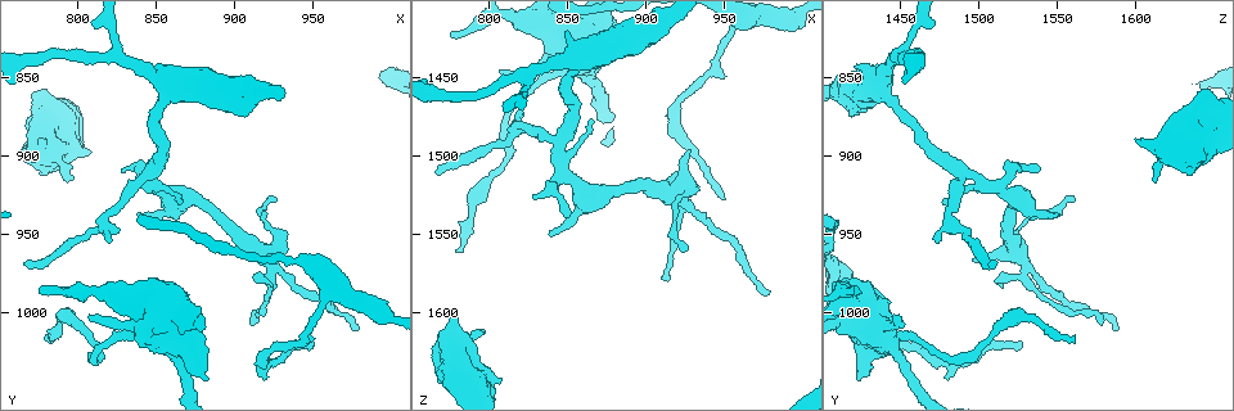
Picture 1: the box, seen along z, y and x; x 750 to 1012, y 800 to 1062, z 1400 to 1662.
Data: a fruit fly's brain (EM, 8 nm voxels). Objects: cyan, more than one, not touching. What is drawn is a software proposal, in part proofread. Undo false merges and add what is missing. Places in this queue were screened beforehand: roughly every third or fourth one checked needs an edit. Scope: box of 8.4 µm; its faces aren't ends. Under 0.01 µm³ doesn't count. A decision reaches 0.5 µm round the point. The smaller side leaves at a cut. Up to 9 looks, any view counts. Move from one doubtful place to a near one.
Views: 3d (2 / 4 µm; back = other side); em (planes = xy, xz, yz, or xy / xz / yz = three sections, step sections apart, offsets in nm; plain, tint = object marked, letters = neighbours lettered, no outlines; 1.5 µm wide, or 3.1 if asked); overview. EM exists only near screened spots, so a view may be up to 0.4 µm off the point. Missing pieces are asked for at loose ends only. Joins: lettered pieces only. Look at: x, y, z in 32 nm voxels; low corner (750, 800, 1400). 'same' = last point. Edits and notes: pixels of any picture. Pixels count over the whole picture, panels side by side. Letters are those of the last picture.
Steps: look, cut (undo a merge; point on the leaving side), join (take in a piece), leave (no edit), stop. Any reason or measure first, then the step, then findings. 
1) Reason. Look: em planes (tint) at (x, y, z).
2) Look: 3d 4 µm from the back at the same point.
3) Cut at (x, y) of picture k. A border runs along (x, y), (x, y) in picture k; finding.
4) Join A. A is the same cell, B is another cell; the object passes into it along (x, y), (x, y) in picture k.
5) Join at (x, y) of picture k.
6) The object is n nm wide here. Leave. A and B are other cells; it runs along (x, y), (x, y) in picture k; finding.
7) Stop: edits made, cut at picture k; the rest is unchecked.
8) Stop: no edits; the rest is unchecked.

An open end. Look: 3d 4 µm at (780, 890, 1600).

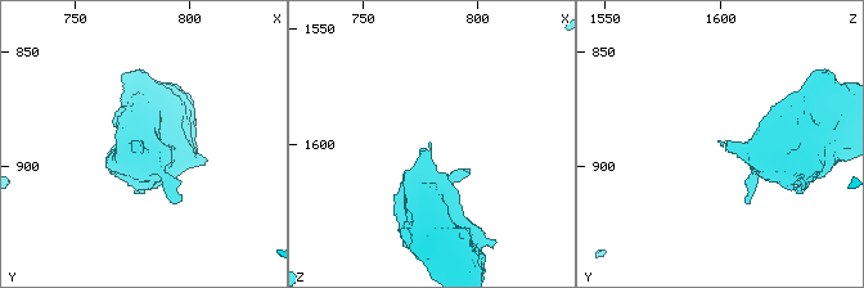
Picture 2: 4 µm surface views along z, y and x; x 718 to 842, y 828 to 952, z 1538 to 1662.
Look: em planes (letters) at (780, 889, 1601).

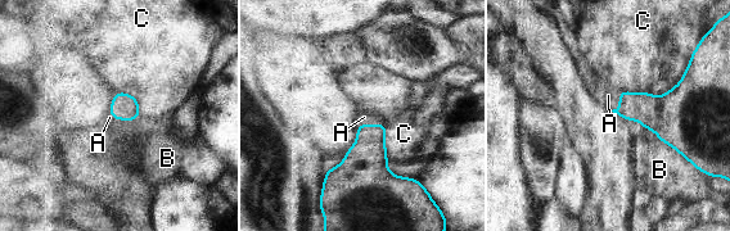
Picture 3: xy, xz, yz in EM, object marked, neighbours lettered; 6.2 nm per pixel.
Join A. A is the same cell, B and C are other cells; it goes on there.

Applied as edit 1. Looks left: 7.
Look: overview.

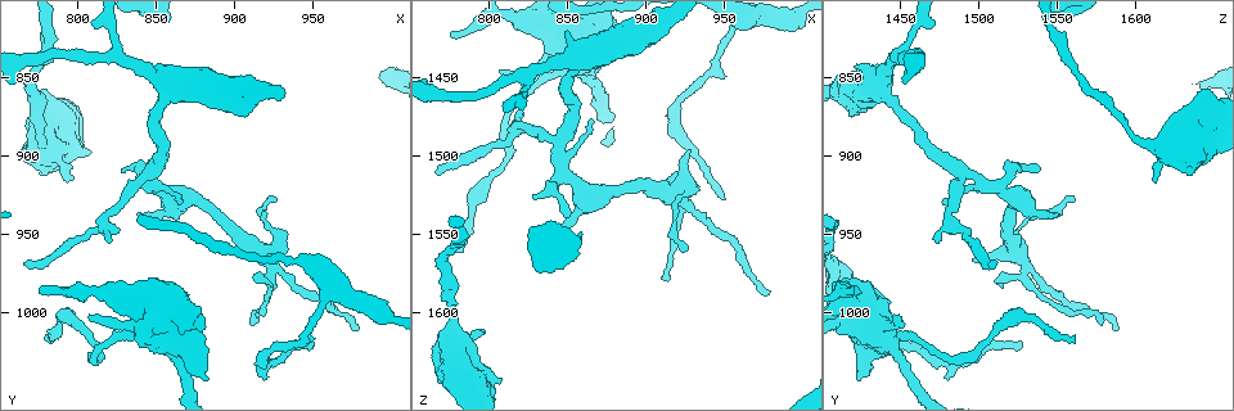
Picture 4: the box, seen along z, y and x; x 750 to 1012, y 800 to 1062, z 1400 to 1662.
A fork. Look: 3d 2 µm at (816, 942, 1482).

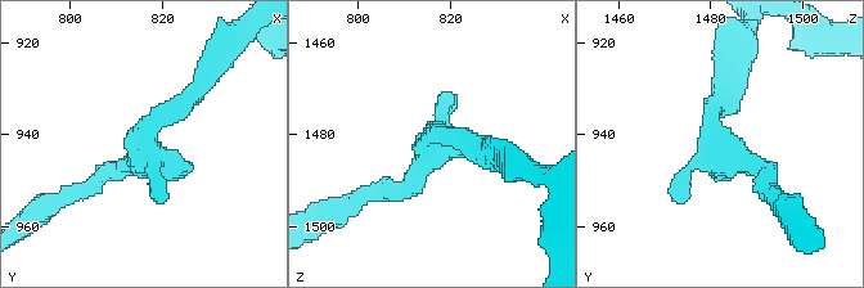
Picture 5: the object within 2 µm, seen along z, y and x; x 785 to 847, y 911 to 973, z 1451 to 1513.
Need the tissue. Look: em xz step 8 (tint) at (816, 940, 1481).

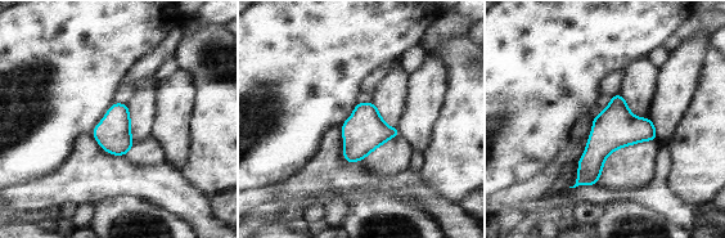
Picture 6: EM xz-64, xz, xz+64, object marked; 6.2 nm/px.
Look: em xz step 8 (letters) at the same point.

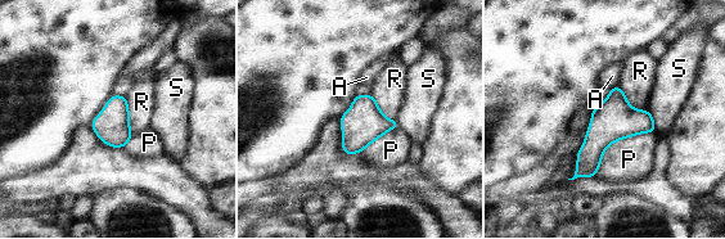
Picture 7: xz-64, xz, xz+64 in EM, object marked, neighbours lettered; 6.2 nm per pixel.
The object is 220 nm wide here; the longest contact is with P, 460 nm. Leave. A, P, R and S are other cells; continuous, no second cell.

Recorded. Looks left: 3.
Three arms meet. Look: 3d 4 µm at (858, 862, 1442).

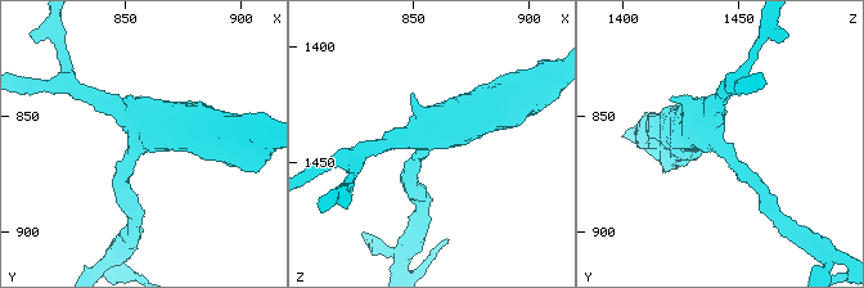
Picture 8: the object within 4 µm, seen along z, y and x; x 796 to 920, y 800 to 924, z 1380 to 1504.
3 arms meet here; the arms are 220, 280, 650 nm wide; shape alone is not enough. Look: em 3.1 µm yz step 8 (tint) at (857, 862, 1441).

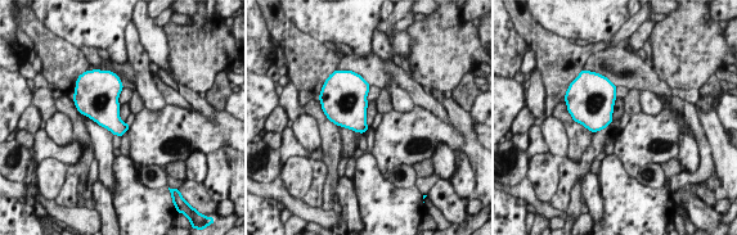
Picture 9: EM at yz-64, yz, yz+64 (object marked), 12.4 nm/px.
Look: em 3.1 µm planes (letters) at the same point.

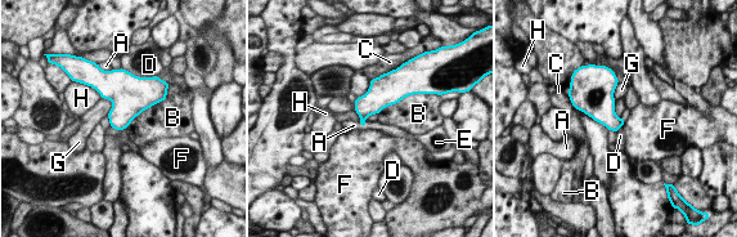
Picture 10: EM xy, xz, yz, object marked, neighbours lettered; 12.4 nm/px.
Leave. A, B, C, D, E, F, G and H are other cells; a border runs along (163, 98), (144, 108), (126, 129) in picture 10; continuous, no second cell.

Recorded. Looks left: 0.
Stop: edits made, join at picture 3; the rest is unchecked.

